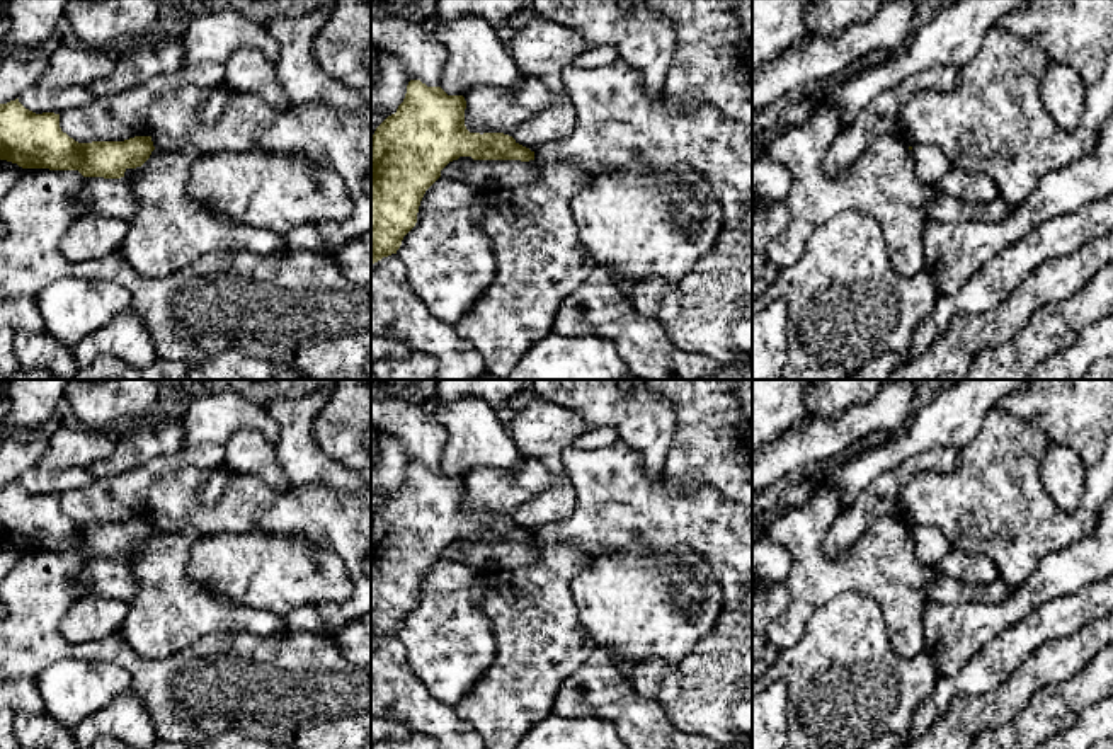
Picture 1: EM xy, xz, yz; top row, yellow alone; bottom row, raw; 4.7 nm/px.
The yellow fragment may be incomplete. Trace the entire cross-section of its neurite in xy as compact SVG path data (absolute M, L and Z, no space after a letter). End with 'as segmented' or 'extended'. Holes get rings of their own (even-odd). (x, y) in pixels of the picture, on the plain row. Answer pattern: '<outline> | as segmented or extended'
M19 480L0 485L0 541L22 550L78 552L83 558L121 560L155 531L151 517L78 524L60 509L60 495L36 495Z | as segmented

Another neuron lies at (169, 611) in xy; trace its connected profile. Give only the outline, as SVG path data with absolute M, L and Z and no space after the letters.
M153 531L128 562L138 582L121 637L140 655L162 659L208 637L274 635L284 618L218 597L187 575L194 538L186 531Z

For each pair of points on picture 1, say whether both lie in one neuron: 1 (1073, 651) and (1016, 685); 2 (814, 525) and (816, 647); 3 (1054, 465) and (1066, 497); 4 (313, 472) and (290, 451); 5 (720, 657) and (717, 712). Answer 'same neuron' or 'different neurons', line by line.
1: same neuron
2: different neurons
3: same neuron
4: same neuron
5: same neuron

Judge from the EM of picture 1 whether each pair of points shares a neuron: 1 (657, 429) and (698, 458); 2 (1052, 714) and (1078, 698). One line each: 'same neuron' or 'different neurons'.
1: different neurons
2: same neuron

